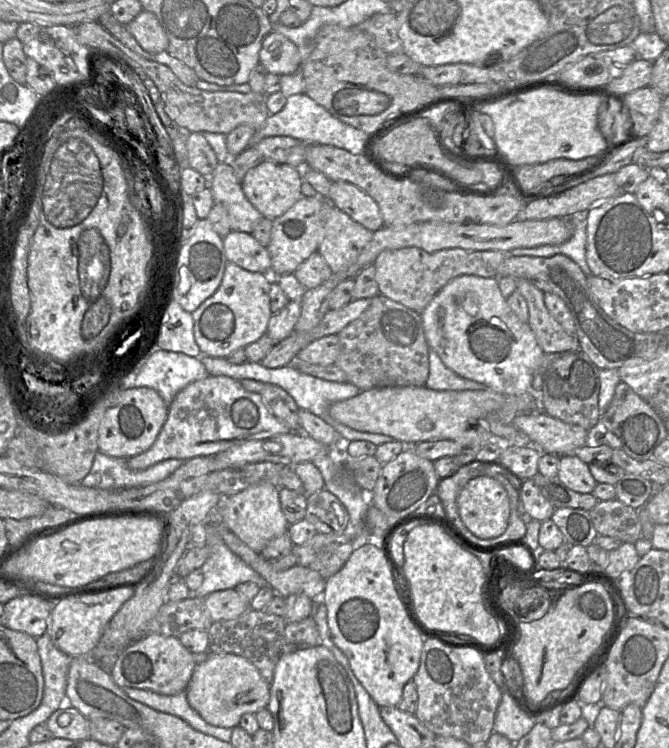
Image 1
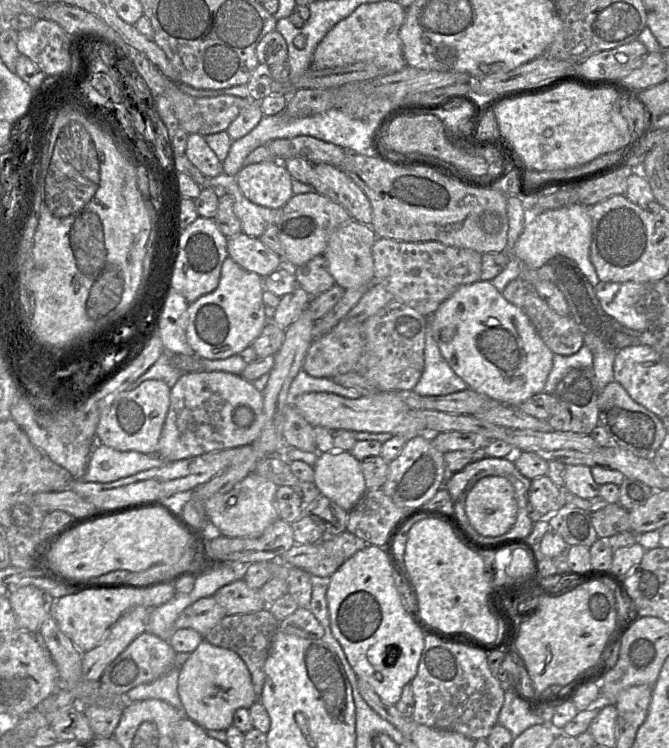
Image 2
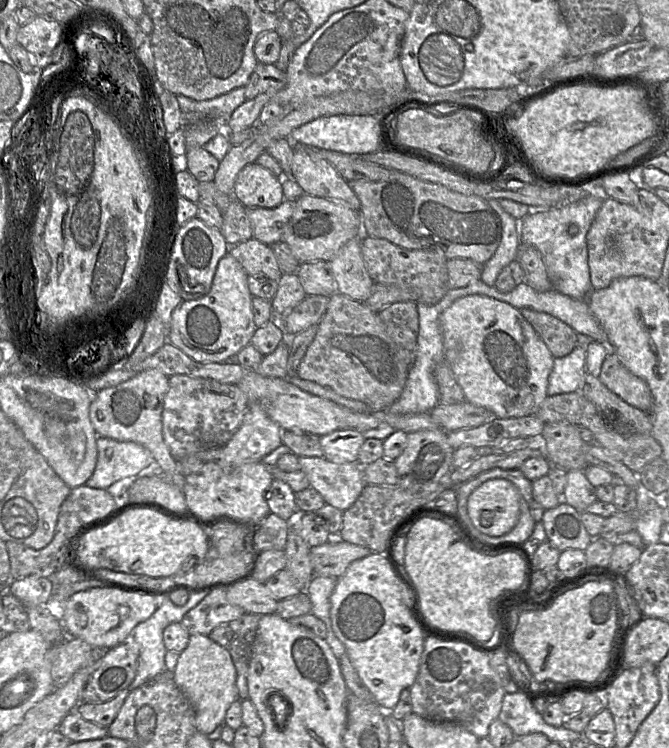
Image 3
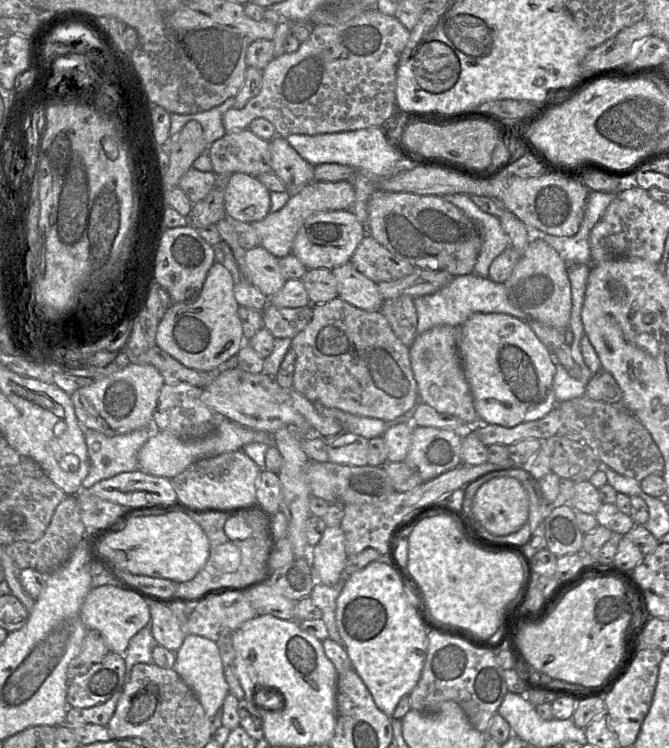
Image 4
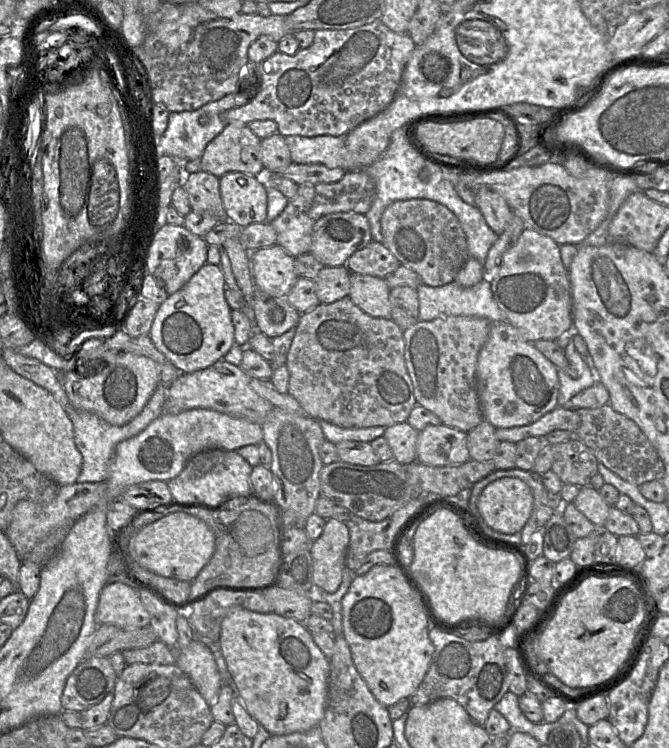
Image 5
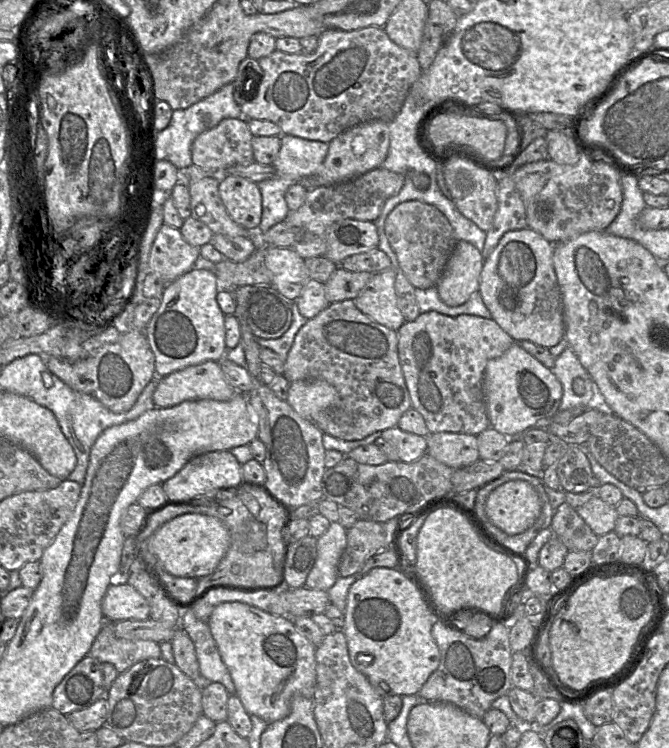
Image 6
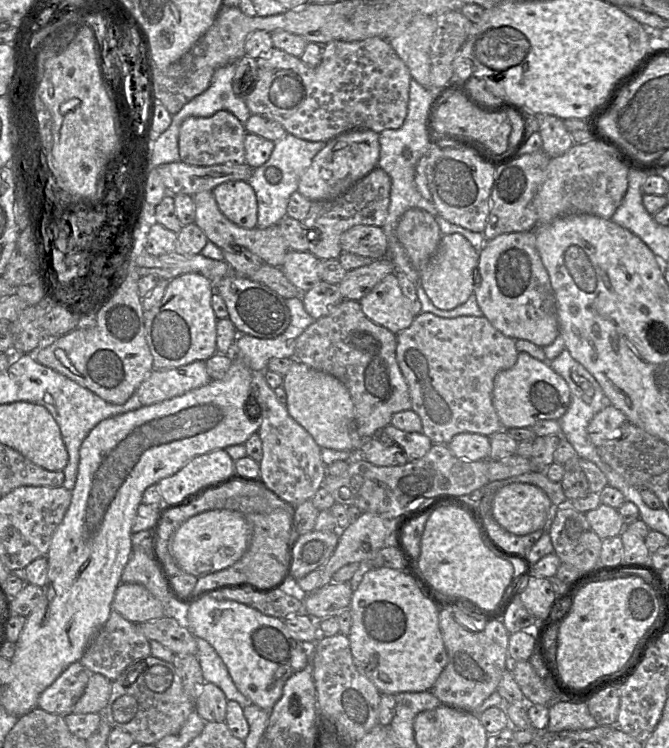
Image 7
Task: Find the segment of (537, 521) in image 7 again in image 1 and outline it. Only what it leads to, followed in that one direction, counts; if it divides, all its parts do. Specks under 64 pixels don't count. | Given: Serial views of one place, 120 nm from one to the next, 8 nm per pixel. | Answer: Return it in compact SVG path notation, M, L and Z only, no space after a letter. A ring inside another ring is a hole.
M480 475L470 479L458 494L457 509L461 521L478 538L496 538L508 527L510 516L508 494L503 485L490 476Z

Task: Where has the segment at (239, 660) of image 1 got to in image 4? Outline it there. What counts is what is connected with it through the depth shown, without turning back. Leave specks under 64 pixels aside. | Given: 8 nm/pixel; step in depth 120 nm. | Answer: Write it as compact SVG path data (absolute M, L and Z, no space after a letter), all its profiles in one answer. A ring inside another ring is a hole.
M187 634L181 647L175 652L174 670L193 691L208 718L212 719L221 709L229 687L223 673L223 665L216 642L198 635Z

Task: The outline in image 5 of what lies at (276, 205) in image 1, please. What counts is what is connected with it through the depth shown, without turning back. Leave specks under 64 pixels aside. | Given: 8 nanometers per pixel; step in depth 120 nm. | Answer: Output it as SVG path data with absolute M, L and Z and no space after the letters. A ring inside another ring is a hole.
M230 172L219 178L220 196L226 219L245 228L267 218L265 177Z

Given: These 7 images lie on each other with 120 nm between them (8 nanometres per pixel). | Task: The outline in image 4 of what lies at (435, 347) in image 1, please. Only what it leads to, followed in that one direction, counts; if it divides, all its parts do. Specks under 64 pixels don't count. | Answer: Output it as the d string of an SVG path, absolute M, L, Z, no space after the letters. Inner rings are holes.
M475 313L457 331L457 351L481 424L512 428L546 416L556 405L556 360L530 326L501 313Z

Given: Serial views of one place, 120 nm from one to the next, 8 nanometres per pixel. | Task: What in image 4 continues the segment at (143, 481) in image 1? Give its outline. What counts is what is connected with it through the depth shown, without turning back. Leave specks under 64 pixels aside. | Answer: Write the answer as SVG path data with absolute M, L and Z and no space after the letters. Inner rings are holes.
M154 418L152 424L145 428L117 436L84 429L90 471L82 482L82 488L88 489L120 473L139 470L138 453L154 434L154 429Z

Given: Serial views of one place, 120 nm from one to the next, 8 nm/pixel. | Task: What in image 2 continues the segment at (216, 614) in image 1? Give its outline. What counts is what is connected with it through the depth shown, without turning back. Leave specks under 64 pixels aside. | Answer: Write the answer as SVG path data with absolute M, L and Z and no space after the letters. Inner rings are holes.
M244 579L223 586L213 597L227 615L253 613L267 608L259 590L250 588Z

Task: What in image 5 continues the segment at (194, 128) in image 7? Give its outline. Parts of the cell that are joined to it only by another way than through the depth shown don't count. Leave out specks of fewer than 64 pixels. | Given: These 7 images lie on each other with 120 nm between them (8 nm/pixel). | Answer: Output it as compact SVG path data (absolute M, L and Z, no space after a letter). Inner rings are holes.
M228 123L206 146L200 158L201 171L218 178L230 172L265 177L260 144L248 125Z

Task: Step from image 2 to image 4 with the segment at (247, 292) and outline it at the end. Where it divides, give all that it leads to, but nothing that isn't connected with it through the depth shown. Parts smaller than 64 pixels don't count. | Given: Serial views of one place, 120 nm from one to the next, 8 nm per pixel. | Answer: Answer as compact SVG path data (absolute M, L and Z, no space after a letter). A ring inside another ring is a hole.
M220 263L209 269L199 296L192 302L173 303L159 321L156 345L190 369L209 372L220 371L220 367L232 356L237 355L245 343L239 305L234 298L234 281L231 273Z

